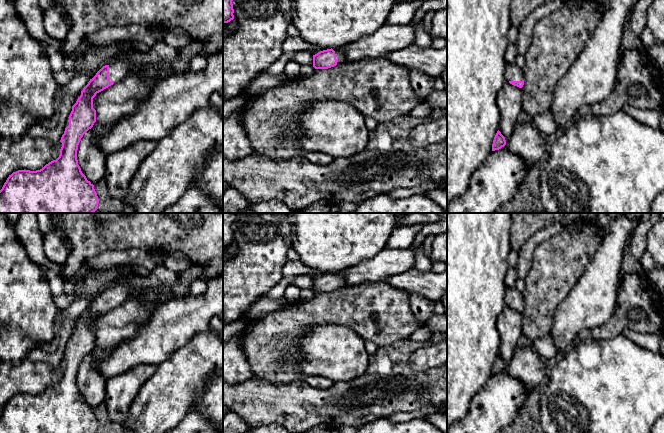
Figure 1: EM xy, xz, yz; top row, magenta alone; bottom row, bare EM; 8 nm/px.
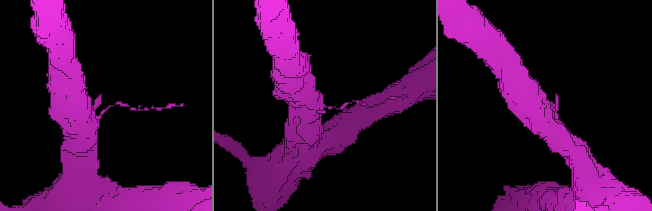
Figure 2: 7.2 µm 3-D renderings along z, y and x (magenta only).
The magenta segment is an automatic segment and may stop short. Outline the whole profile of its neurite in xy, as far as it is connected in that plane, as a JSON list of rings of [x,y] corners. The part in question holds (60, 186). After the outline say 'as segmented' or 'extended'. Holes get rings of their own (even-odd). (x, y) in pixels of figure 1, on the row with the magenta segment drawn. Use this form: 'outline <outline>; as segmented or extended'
outline [[[118,59],[103,66],[90,79],[81,91],[69,115],[69,125],[65,128],[60,142],[62,147],[56,160],[36,171],[18,170],[7,178],[0,190],[0,213],[94,213],[98,208],[99,199],[94,185],[82,173],[77,160],[77,150],[83,135],[96,122],[96,110],[93,98],[97,93],[109,86],[122,81],[132,67],[140,65],[138,61]]]; extended

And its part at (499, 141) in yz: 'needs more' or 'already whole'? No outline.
already whole

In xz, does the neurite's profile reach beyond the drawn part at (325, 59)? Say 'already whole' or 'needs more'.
needs more

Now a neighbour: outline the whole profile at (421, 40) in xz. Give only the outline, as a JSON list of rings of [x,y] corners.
[[[421,21],[412,24],[415,31],[415,41],[414,44],[420,48],[428,48],[431,47],[431,40],[427,38],[424,33],[424,30],[421,26]]]

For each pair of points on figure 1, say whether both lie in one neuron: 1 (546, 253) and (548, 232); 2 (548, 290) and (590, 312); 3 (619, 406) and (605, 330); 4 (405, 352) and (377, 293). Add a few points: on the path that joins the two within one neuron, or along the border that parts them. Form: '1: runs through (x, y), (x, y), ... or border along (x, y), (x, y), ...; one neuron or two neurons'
1: border along (564, 225), (535, 248), (533, 258); two neurons
2: border along (578, 280), (557, 307), (553, 320); two neurons
3: border along (621, 333), (598, 341); two neurons
4: border along (396, 341), (378, 346); two neurons

